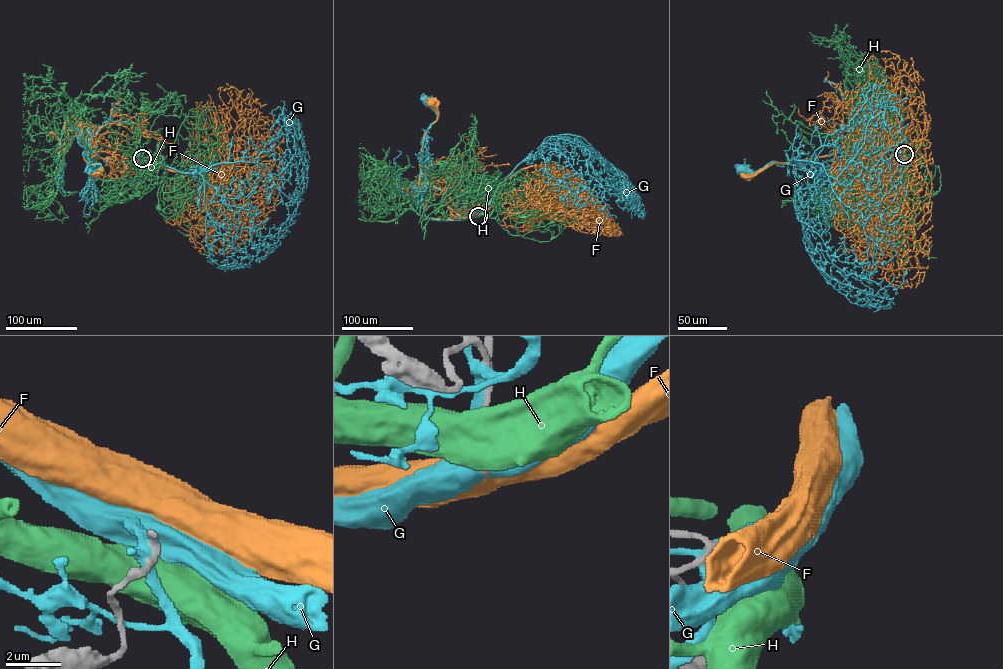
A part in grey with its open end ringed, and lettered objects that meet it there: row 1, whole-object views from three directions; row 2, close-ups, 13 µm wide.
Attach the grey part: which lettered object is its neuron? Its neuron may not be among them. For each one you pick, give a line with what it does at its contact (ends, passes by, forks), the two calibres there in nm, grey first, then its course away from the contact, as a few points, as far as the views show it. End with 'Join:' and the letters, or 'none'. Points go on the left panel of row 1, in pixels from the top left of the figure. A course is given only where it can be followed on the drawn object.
F: It ends there. Thickness 180 nm (grey) against 600 nm. Its course: (142, 158), (128, 151), (88, 149), (83, 153), (84, 159), (102, 167), (96, 174)
Join: F

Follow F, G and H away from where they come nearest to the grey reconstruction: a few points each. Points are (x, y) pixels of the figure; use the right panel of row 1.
F: (904, 154), (907, 142), (887, 141), (870, 144), (859, 152), (773, 163), (748, 176)
G: (904, 155), (906, 146), (910, 145), (864, 146), (860, 152), (821, 162), (772, 162), (755, 171), (744, 170)
H: (903, 155), (909, 134), (895, 119), (891, 176), (901, 200), (888, 202), (883, 171), (861, 158), (836, 157)

